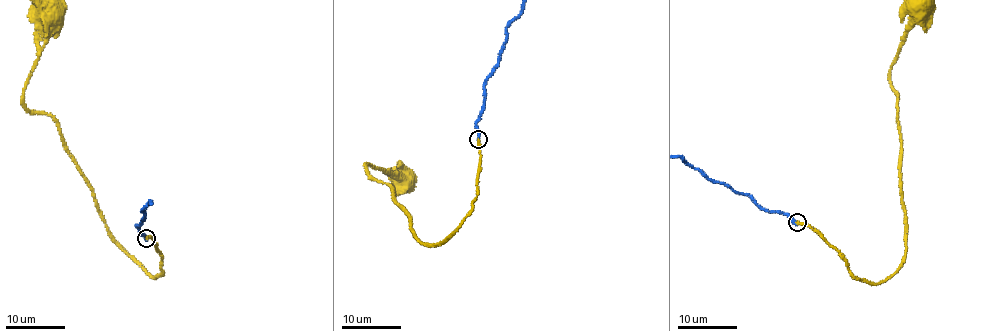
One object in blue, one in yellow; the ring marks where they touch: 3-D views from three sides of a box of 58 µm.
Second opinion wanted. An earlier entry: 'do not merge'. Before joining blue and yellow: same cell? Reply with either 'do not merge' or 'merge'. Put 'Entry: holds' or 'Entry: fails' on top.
Entry: holds
do not merge

